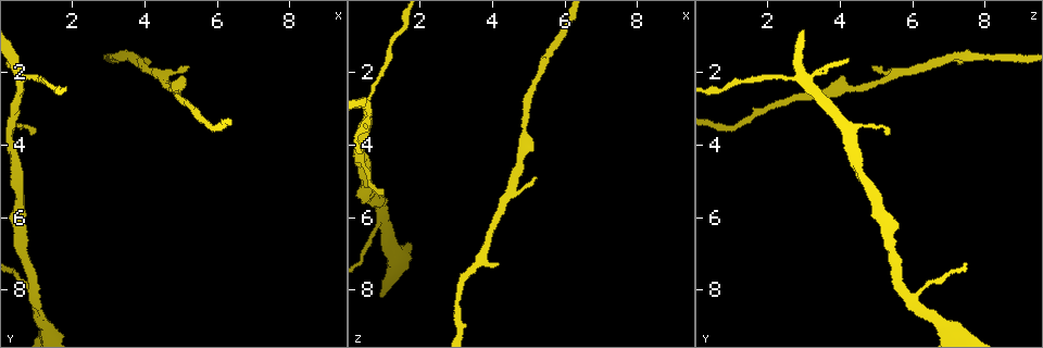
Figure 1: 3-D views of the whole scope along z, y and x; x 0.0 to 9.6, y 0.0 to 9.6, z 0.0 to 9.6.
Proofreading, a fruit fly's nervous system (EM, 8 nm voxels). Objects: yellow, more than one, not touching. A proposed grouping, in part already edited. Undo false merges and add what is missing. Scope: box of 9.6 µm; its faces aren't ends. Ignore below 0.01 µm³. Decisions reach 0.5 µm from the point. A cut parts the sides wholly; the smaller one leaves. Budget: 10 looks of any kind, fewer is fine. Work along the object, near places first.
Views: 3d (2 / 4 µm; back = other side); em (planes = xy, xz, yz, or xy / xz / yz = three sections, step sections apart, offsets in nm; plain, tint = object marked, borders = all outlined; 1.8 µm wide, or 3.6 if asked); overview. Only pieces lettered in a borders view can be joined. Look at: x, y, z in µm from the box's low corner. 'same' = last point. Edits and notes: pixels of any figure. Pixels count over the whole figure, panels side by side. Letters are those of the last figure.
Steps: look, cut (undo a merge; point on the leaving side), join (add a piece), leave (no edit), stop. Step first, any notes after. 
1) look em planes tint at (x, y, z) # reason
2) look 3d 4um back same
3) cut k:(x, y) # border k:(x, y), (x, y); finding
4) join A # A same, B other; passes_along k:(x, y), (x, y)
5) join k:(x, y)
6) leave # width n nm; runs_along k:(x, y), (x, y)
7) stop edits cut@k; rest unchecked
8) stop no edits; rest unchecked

look em planes tint at (5.20, 1.85, 4.90) # branch stops here

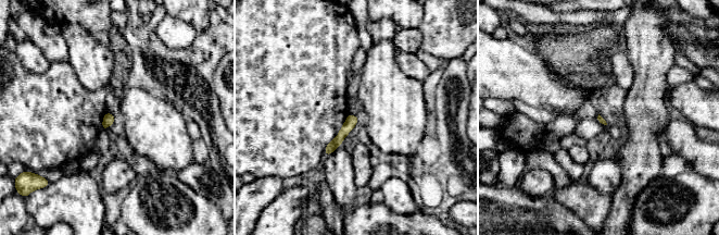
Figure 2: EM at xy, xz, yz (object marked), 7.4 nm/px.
look em planes borders same # what lies round it

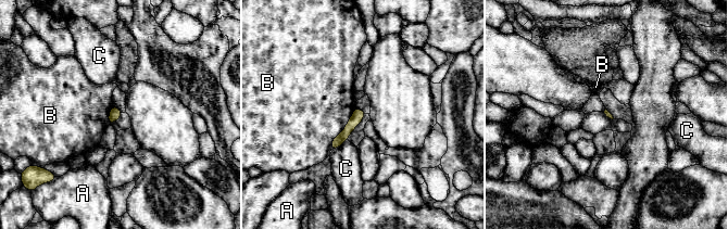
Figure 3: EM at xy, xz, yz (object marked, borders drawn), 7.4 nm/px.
leave # A other, B other, C other; border 3:(355, 107), (330, 149); none of them fits

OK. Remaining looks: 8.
look em xz step 16 plain at (4.20, 1.80, 7.30) # free end

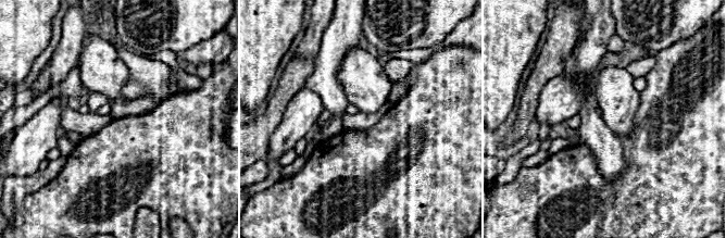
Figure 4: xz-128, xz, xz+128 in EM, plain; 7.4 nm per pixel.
look em xz step 16 borders same # what lies round it

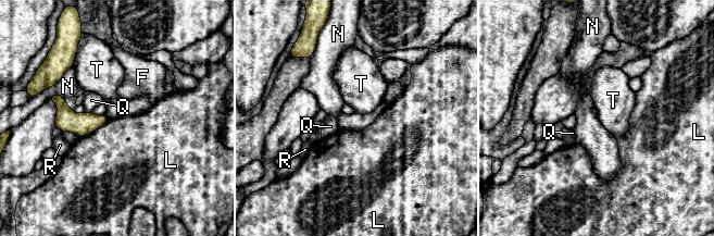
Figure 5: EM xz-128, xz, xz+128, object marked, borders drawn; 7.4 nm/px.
leave # F other, L other, N other, Q other, R other, T other; border 5:(73, 62), (63, 75), (48, 88); no lettered piece goes on from it

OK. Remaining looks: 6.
look 3d 4um at (0.95, 3.75, 5.30) # thin end

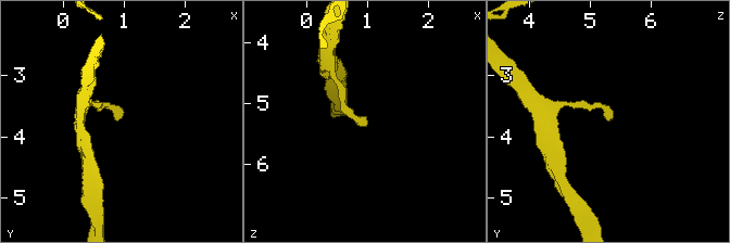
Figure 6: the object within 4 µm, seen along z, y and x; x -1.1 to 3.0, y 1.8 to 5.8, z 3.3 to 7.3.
look em planes tint at (0.95, 3.70, 5.25) # need the tissue

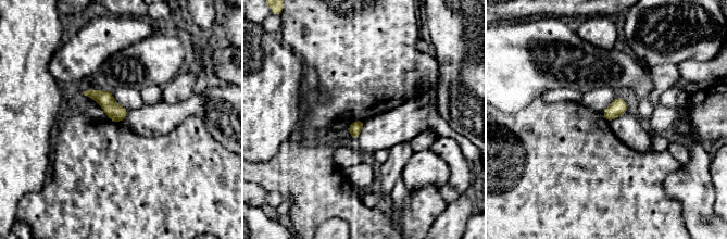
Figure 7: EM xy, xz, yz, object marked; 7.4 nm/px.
look em planes borders same # what lies round it

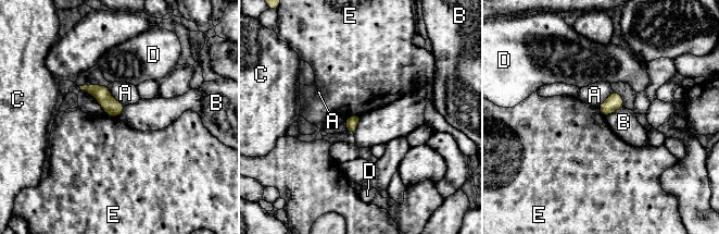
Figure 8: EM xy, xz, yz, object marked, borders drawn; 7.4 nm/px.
leave # longest_contact A 200 nm; A other, B other, C other, D other, E other; none of them fits

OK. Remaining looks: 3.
look em xz step 8 tint at (0.90, 8.35, 5.95) # calibre changes

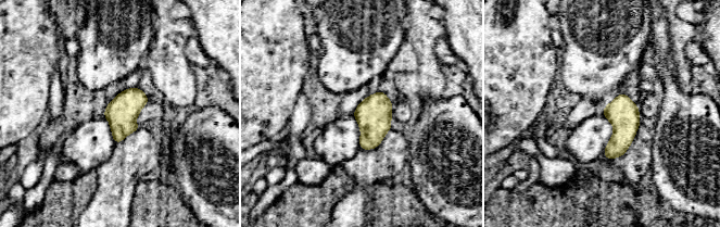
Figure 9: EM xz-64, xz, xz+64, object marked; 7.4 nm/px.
look em yz step 4 borders same # cut it another way

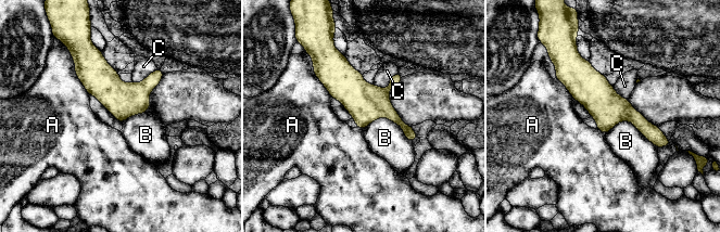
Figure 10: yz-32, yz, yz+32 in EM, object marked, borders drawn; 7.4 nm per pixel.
leave # A other, B other, C other; runs_along 10:(565, 67), (666, 142); all the same neuron

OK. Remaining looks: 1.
stop no edits; rest unchecked

